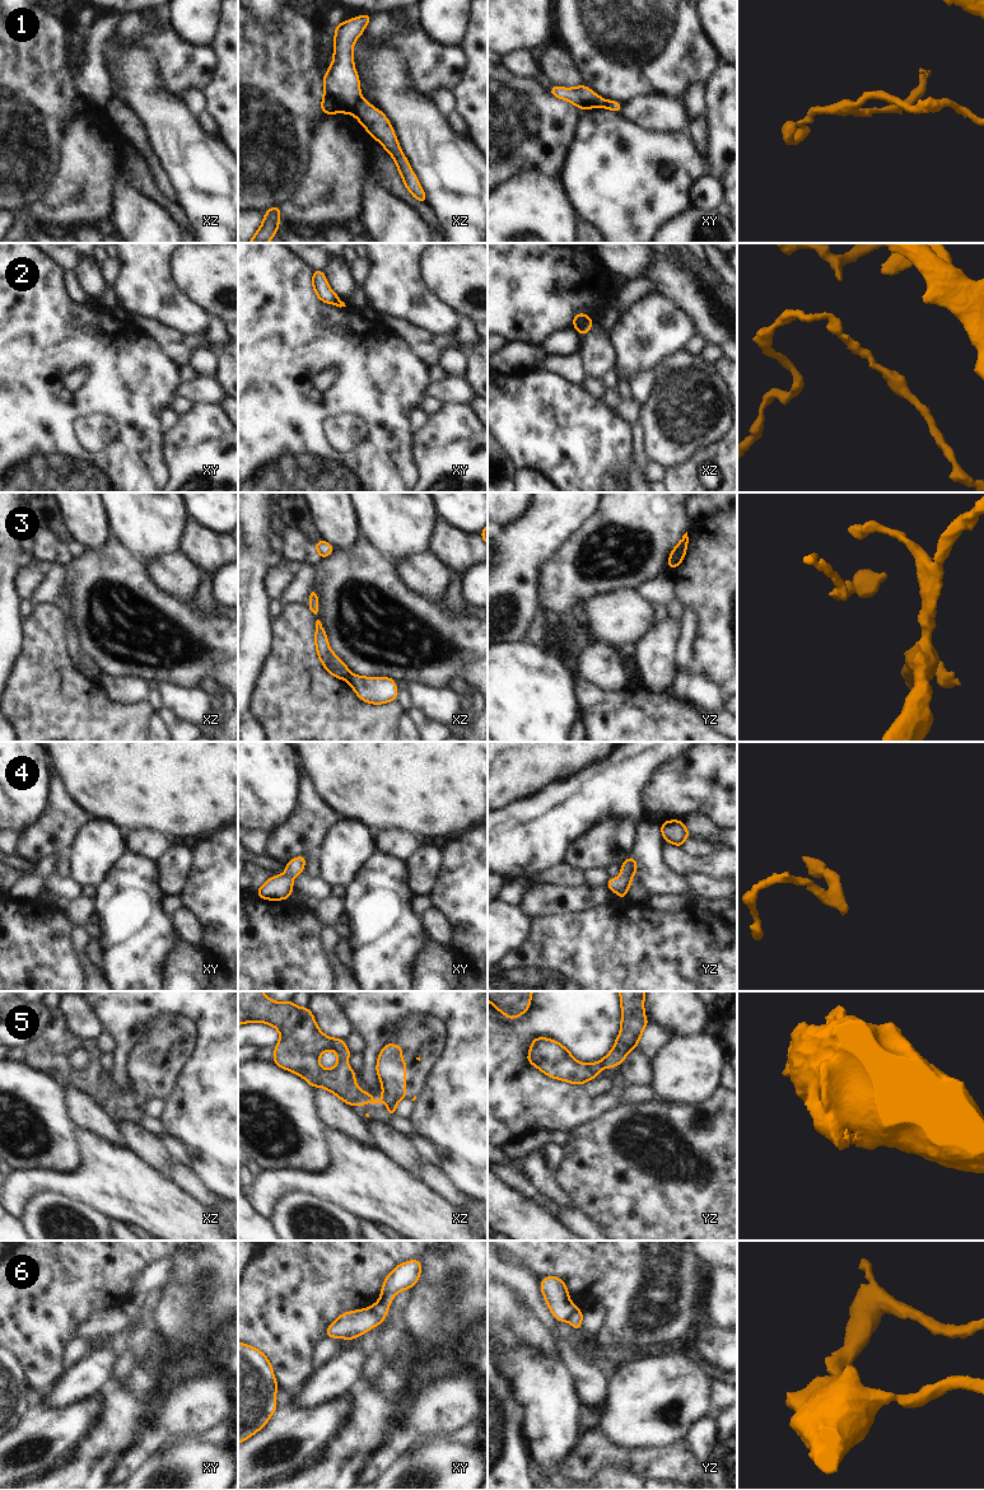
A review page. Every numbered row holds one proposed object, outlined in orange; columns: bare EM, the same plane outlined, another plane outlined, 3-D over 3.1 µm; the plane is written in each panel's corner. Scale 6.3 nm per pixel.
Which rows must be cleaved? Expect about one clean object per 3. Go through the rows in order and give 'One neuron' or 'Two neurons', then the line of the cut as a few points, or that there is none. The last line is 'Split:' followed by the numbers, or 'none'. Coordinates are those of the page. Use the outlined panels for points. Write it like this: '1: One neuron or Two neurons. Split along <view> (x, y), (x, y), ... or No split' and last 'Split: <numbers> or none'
1: Two neurons. Split along xz (359, 98), (350, 111)
2: Two neurons. Split along xz (591, 320), (587, 320), (577, 330)
3: Two neurons. Split along xz (350, 673), (345, 678)
4: One neuron. No split
5: Two neurons. Split along xz (383, 1097), (391, 1101)
6: Two neurons. Split along xy (367, 1308), (382, 1321)
Split: 1, 2, 3, 5, 6.

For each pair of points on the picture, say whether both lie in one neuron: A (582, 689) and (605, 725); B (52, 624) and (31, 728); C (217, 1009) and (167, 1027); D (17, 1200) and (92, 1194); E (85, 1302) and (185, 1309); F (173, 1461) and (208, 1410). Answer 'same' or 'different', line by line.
A: same
B: same
C: same
D: same
E: different
F: different

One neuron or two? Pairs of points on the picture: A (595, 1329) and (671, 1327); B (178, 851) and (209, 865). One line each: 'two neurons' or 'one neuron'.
A: two neurons
B: two neurons

